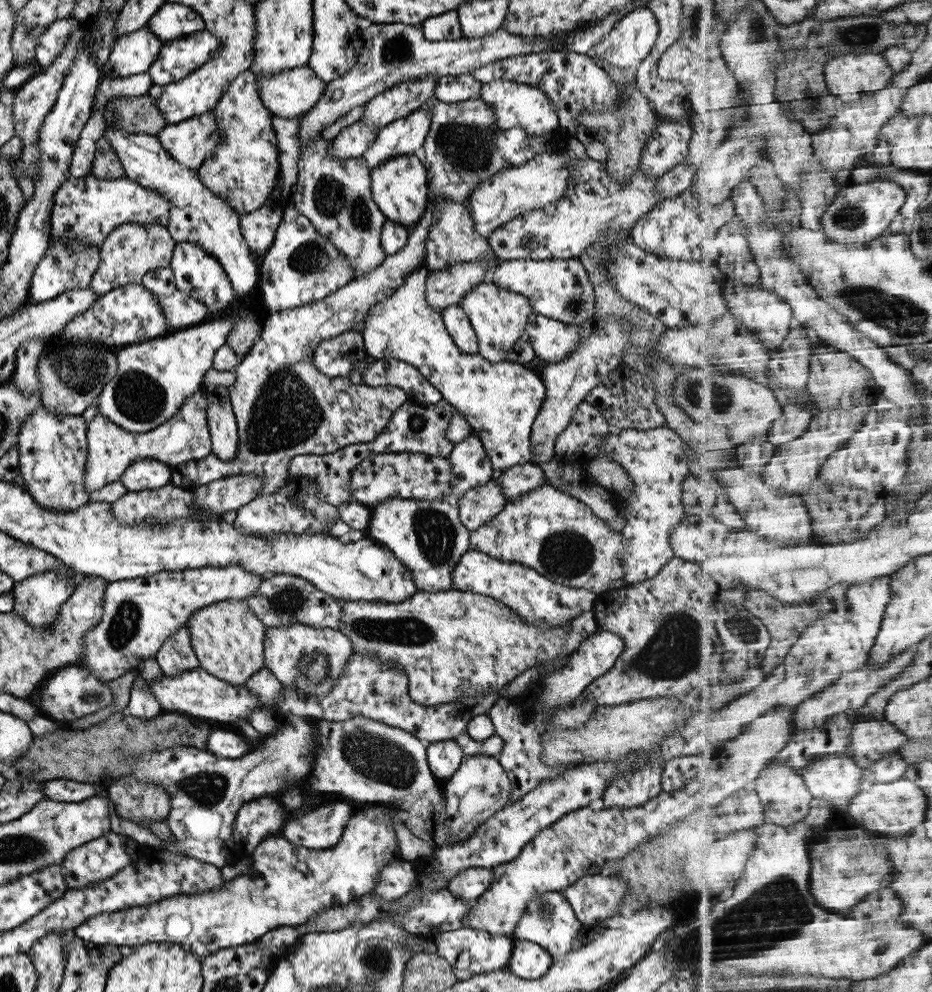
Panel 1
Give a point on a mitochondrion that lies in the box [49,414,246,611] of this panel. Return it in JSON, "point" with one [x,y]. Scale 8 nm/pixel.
{"point":[162,533]}

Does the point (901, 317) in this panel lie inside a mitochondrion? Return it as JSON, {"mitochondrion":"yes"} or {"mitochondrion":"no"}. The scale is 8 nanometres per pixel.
{"mitochondrion":"yes"}

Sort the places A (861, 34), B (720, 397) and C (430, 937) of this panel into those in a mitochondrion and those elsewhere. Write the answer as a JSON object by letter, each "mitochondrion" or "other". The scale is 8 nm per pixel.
{"A":"mitochondrion","B":"mitochondrion","C":"other"}

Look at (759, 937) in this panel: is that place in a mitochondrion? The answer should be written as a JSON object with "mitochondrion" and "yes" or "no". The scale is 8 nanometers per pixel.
{"mitochondrion":"yes"}

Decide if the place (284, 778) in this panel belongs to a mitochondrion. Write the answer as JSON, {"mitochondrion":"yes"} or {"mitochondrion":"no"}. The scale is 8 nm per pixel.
{"mitochondrion":"yes"}

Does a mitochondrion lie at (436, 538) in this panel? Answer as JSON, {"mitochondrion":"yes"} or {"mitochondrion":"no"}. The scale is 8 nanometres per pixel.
{"mitochondrion":"yes"}

